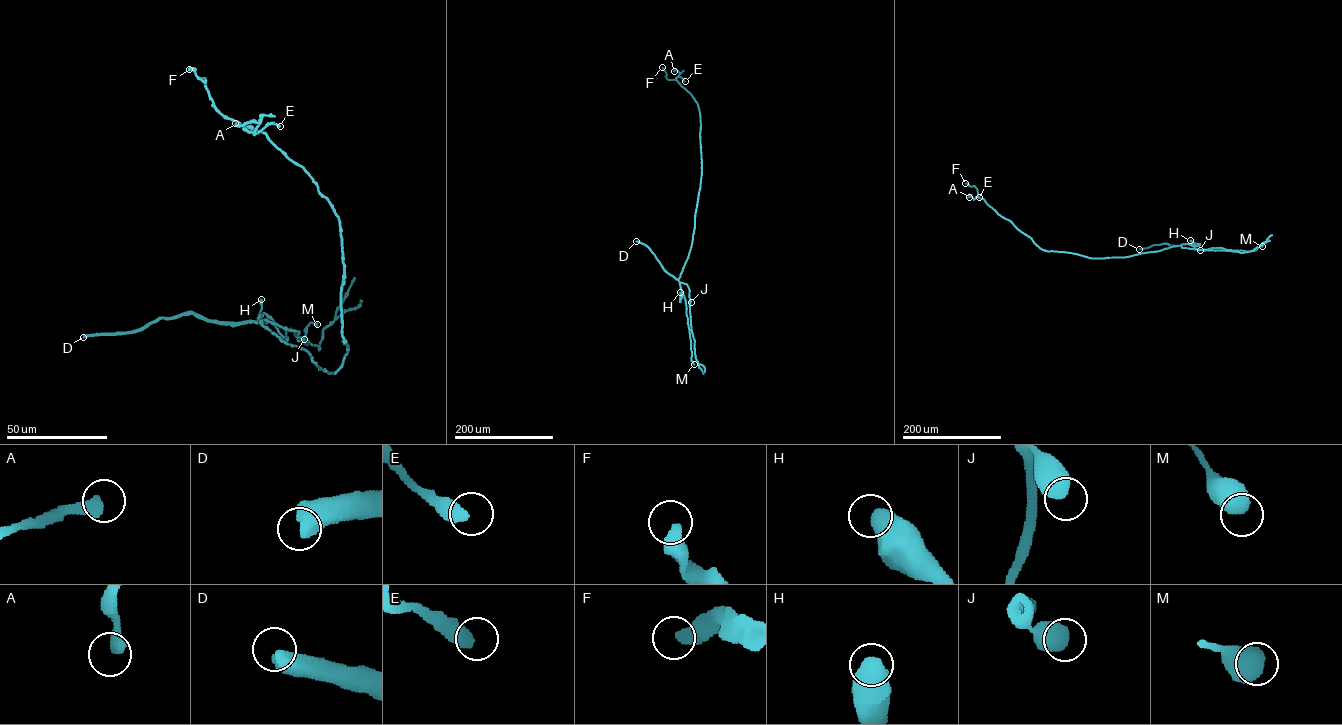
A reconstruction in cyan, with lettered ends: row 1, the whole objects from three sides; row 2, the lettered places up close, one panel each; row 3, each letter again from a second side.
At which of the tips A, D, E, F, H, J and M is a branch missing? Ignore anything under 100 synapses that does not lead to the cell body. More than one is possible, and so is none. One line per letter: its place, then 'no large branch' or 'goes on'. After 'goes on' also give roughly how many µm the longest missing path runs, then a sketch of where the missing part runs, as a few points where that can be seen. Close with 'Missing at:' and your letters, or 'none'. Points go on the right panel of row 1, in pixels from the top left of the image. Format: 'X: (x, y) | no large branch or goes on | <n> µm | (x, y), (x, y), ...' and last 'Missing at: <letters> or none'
A: (969, 197) | no large branch
D: (1139, 249) | no large branch
E: (979, 197) | no large branch
F: (965, 183) | no large branch
H: (1190, 240) | no large branch
J: (1200, 250) | no large branch
M: (1262, 246) | no large branch
Missing at: none

